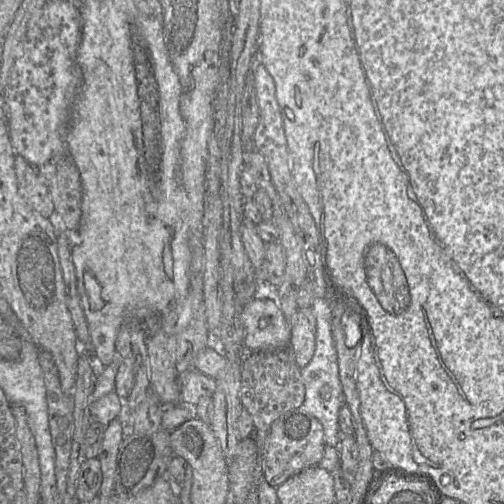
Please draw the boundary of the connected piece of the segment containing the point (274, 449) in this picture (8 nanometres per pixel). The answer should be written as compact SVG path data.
M302 408L292 409L271 425L261 454L261 468L264 479L277 488L300 471L318 466L324 454L324 430L317 418Z

